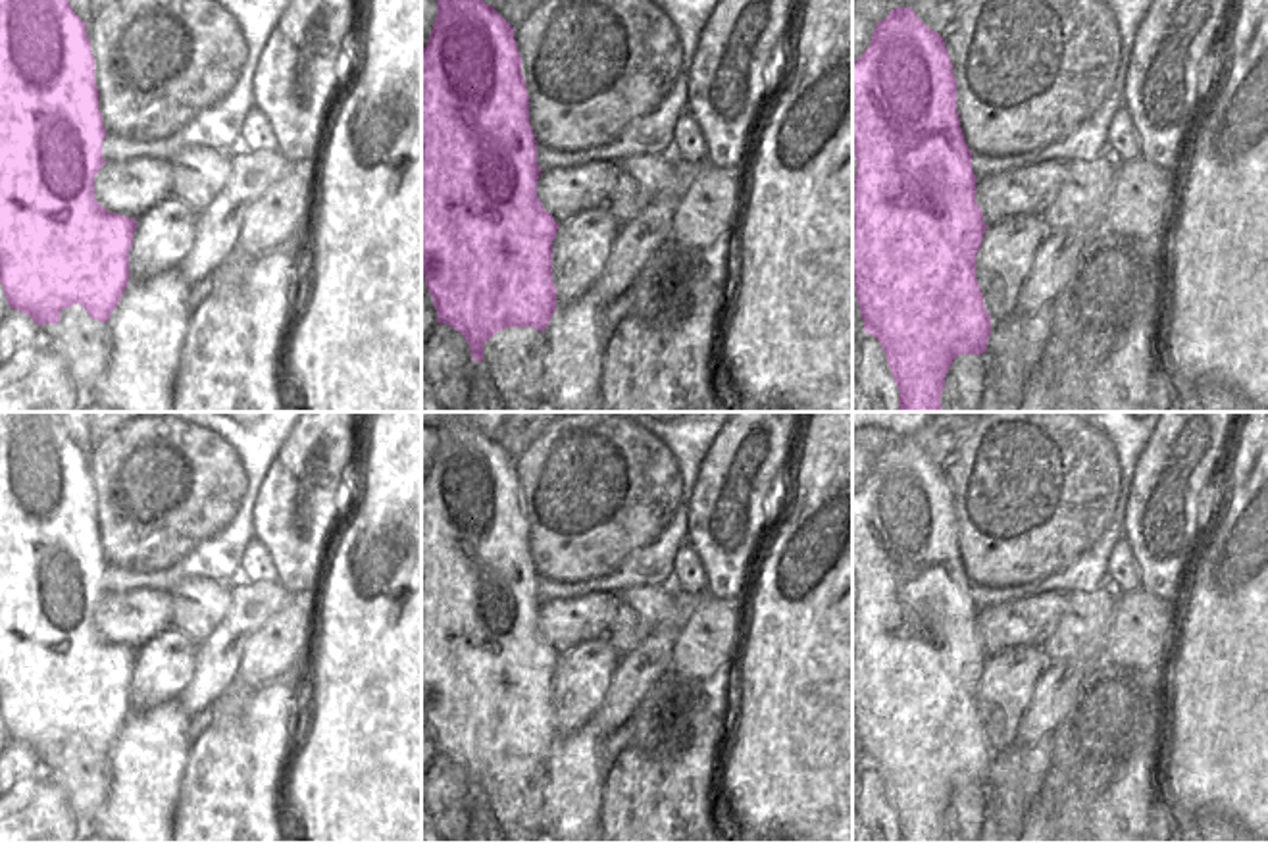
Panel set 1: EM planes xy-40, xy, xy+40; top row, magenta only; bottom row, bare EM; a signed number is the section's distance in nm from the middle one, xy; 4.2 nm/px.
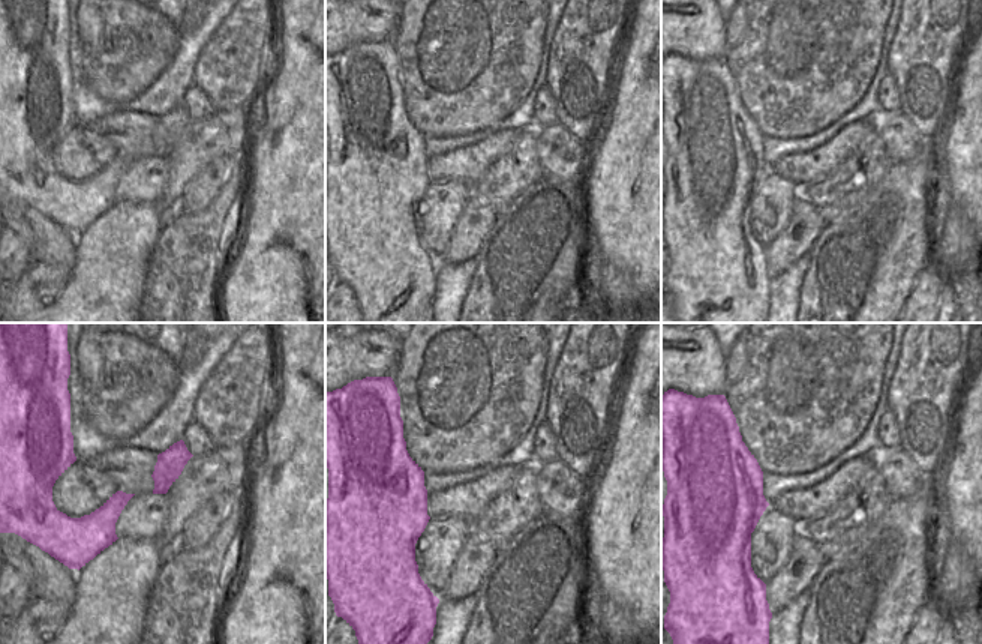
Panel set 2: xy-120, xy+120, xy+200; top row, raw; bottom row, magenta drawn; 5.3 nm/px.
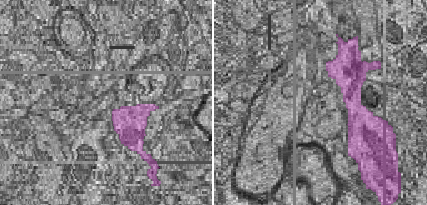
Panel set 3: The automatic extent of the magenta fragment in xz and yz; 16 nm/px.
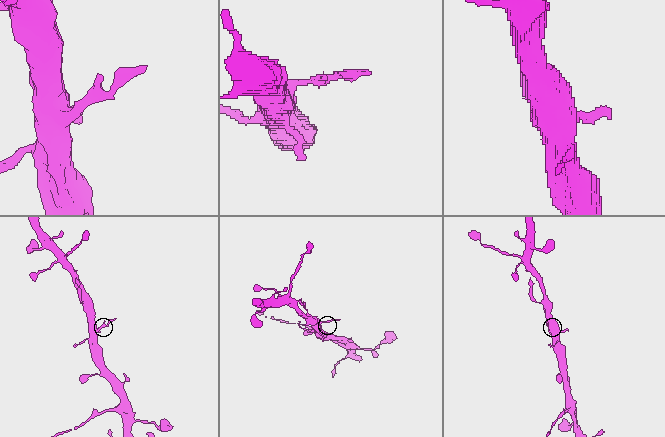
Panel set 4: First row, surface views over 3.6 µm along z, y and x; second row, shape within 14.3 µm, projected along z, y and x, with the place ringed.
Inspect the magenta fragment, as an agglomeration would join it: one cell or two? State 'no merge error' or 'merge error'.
merge error

